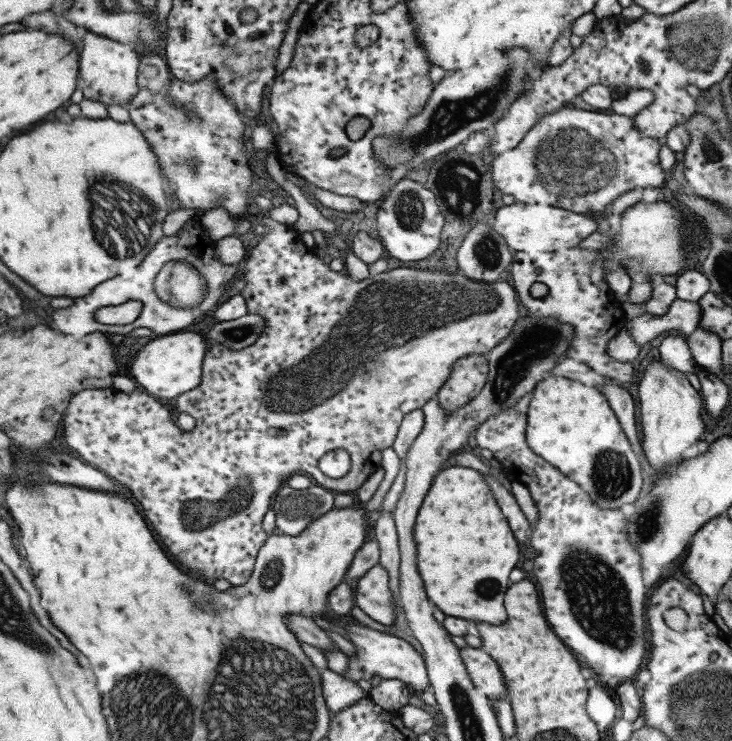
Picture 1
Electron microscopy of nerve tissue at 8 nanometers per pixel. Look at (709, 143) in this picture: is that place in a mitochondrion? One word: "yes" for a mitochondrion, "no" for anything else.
yes

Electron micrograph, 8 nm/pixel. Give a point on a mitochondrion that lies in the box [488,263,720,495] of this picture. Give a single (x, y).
(537, 342)

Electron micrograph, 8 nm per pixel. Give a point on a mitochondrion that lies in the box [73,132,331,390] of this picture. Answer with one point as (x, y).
(119, 209)

